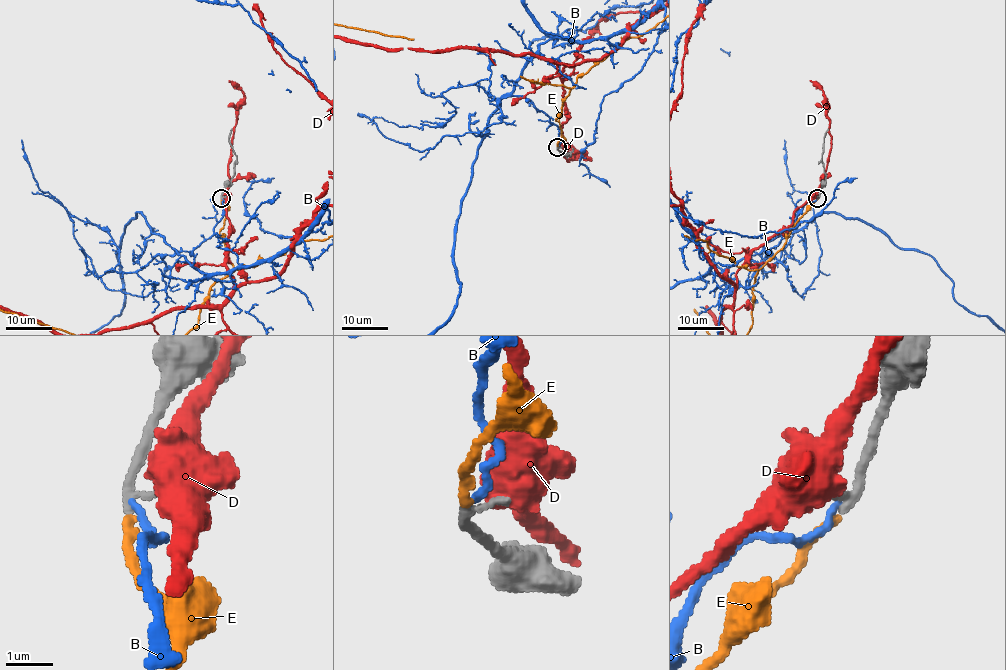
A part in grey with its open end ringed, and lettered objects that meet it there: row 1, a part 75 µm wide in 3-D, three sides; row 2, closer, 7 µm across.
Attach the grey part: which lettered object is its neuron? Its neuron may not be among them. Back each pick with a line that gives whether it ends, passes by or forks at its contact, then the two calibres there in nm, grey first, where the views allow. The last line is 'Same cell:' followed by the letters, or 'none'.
E: It ends there. Thickness 240 nm (grey) against 200 nm
Same cell: E

